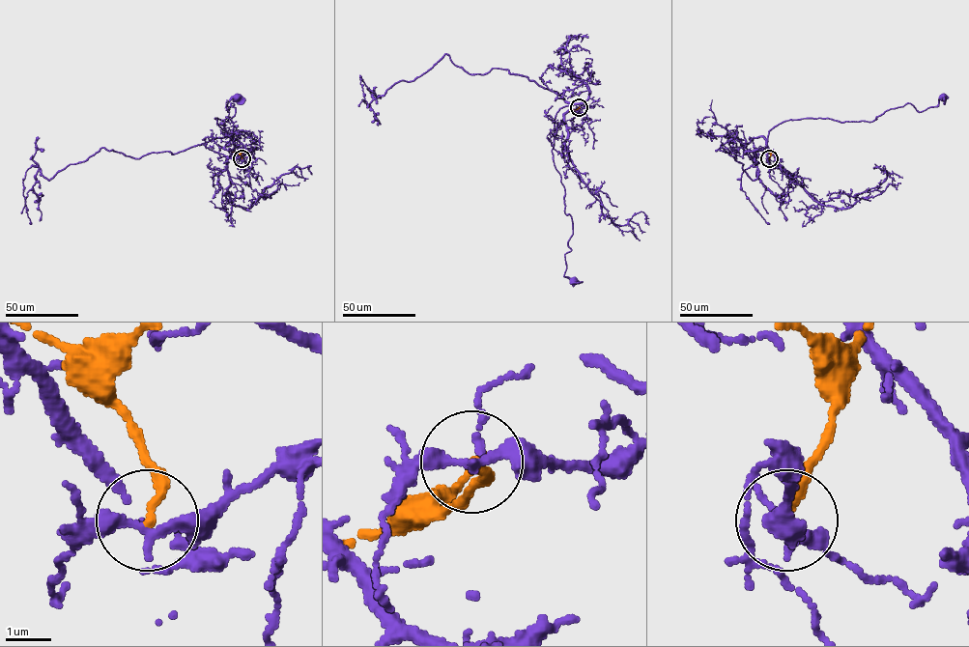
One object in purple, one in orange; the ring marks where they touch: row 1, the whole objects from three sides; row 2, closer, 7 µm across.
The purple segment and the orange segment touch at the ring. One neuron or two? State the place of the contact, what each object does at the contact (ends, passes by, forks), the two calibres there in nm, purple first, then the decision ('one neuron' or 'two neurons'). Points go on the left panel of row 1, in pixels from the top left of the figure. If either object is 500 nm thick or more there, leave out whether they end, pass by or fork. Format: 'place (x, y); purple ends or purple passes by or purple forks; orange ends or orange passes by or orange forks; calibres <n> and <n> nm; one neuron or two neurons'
place (242, 158); purple passes by; orange ends; calibres 240 and 200 nm; two neurons

